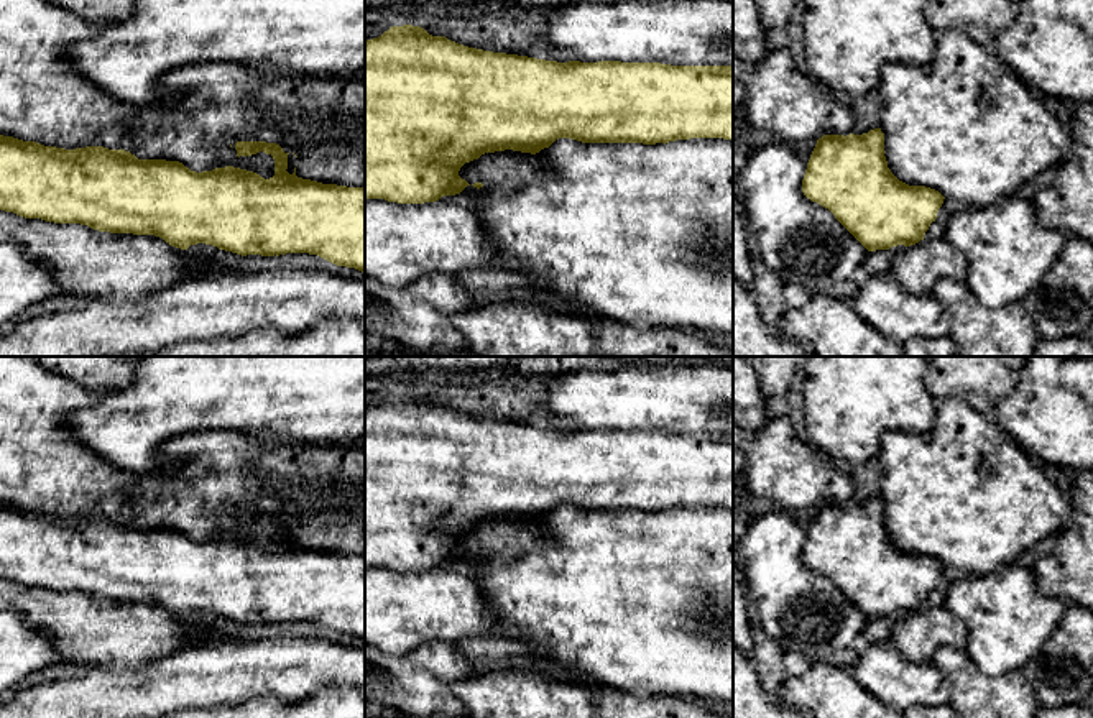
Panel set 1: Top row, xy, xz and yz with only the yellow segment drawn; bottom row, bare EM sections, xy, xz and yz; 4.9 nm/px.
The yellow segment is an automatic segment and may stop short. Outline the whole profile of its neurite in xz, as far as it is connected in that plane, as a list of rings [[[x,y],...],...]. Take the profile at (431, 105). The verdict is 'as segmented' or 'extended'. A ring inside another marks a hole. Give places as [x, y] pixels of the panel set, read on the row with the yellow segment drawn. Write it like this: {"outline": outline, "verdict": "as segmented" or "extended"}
{"outline": [[[413,25],[365,39],[365,199],[436,202],[470,186],[459,176],[465,163],[505,150],[536,154],[559,138],[733,141],[733,66],[557,62],[468,48]]], "verdict": "as segmented"}

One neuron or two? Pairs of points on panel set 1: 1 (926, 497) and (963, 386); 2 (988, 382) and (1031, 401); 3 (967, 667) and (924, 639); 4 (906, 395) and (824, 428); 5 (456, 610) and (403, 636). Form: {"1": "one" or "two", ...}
{"1": "two", "2": "two", "3": "two", "4": "one", "5": "one"}

